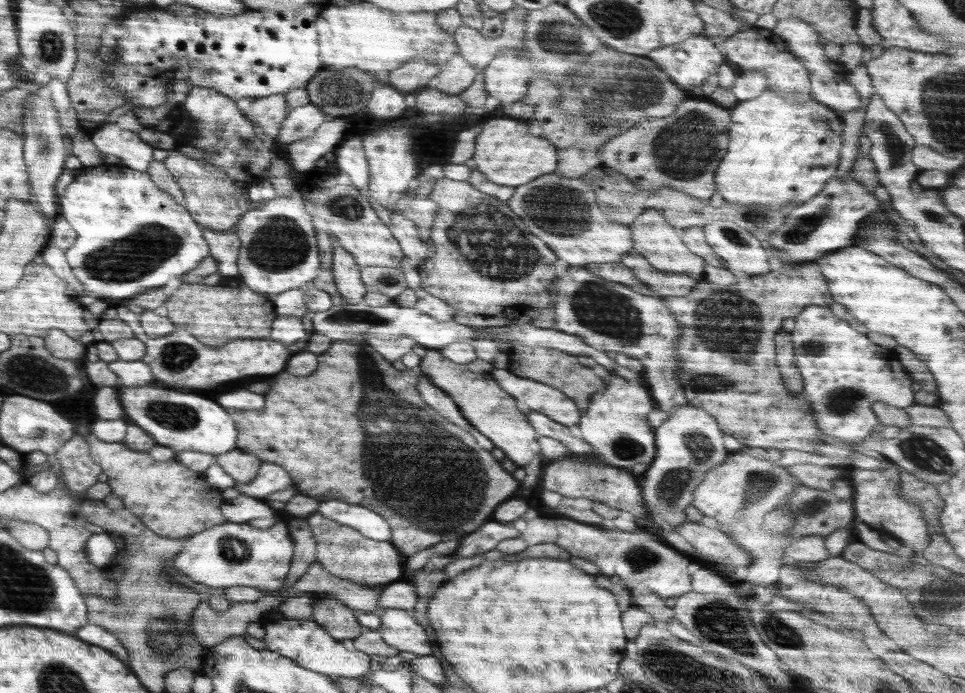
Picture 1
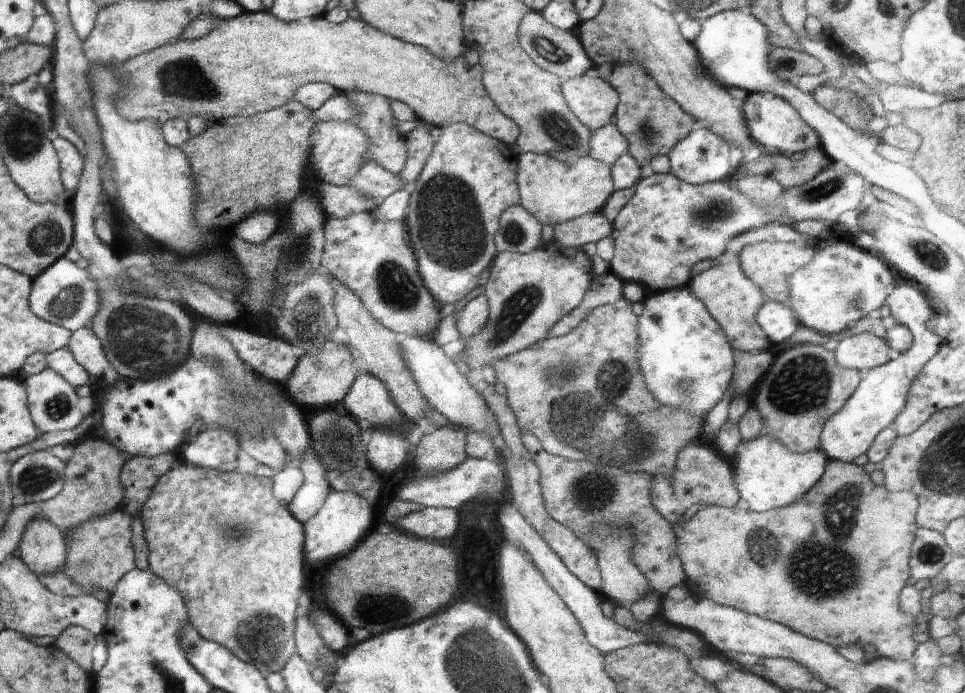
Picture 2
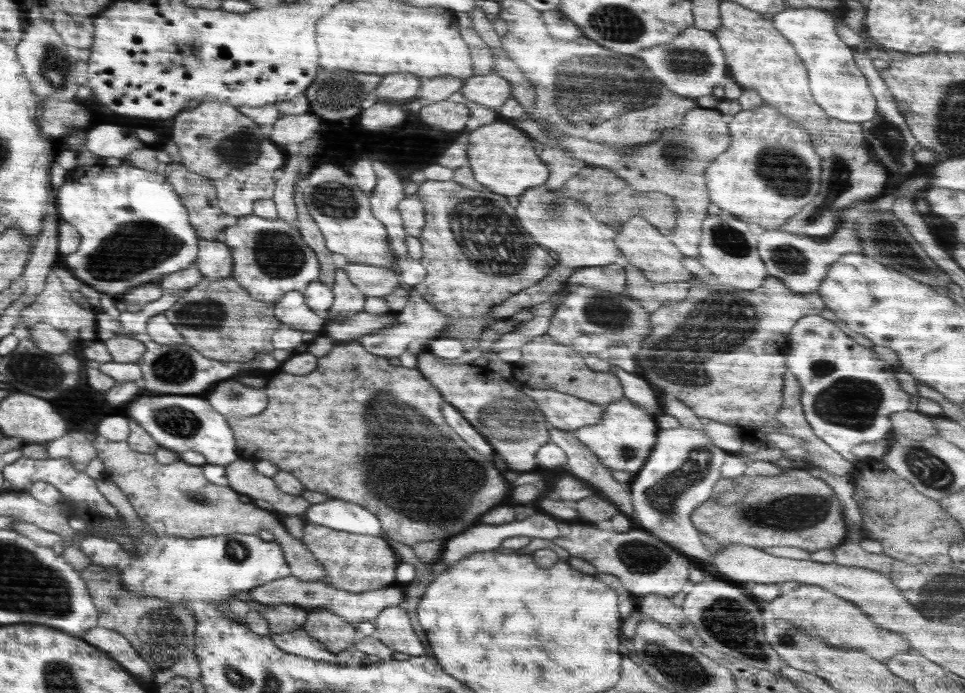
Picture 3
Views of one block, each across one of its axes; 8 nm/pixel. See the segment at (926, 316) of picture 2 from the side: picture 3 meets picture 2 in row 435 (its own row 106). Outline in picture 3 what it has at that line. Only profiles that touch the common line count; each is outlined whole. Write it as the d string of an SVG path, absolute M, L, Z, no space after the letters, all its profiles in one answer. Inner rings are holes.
M787 7L772 18L774 27L786 37L800 60L808 70L809 88L816 103L828 116L847 123L873 122L878 116L876 99L868 87L864 73L860 71L853 57L853 48L849 47L836 34L834 15L814 7Z

